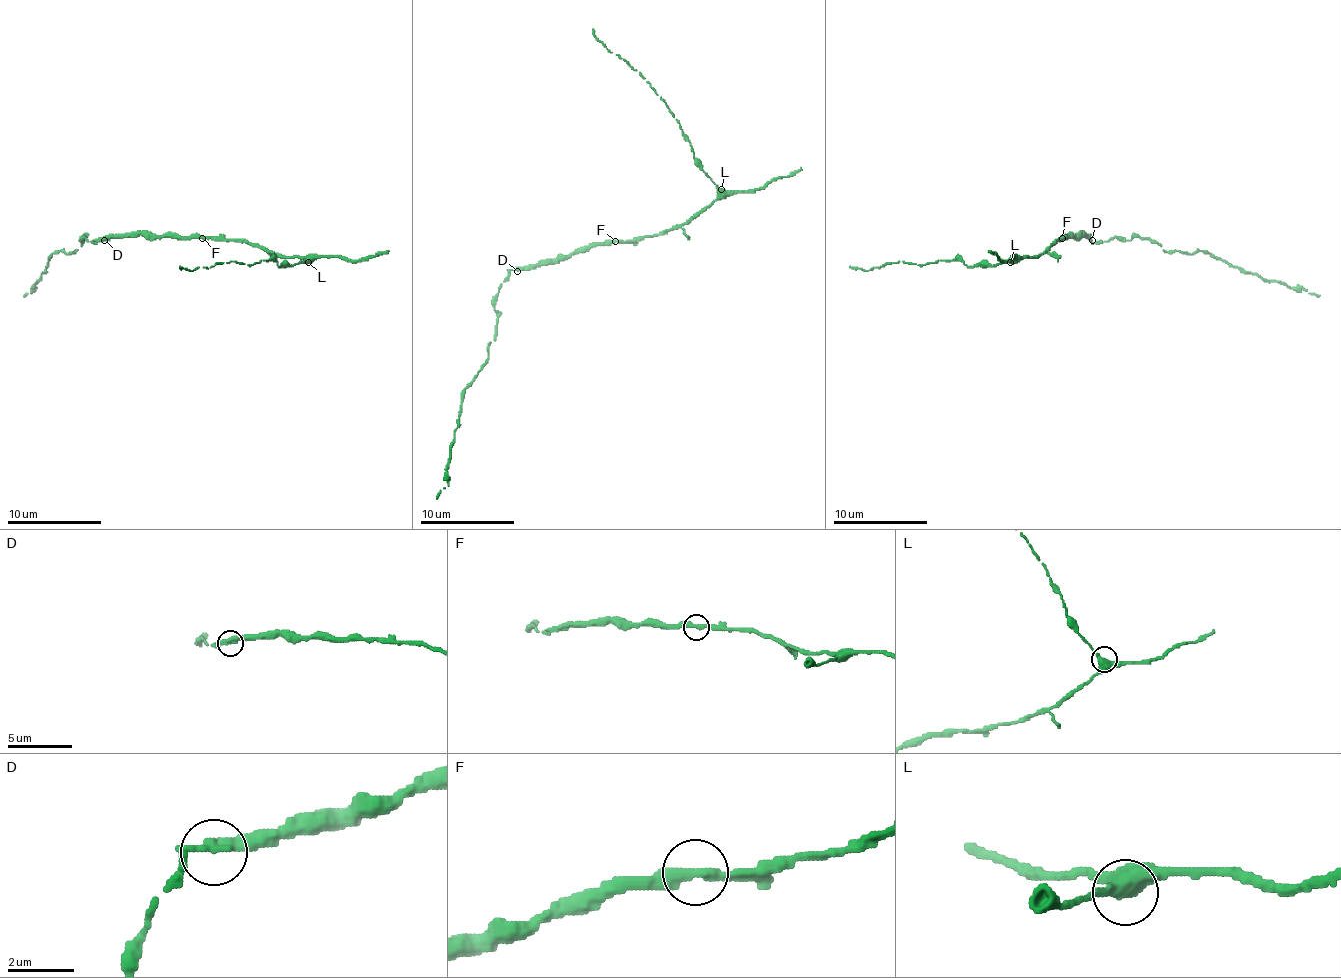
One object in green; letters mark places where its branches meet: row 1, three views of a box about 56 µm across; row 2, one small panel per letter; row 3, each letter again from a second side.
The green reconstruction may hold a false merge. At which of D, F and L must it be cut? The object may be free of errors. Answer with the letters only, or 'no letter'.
D

